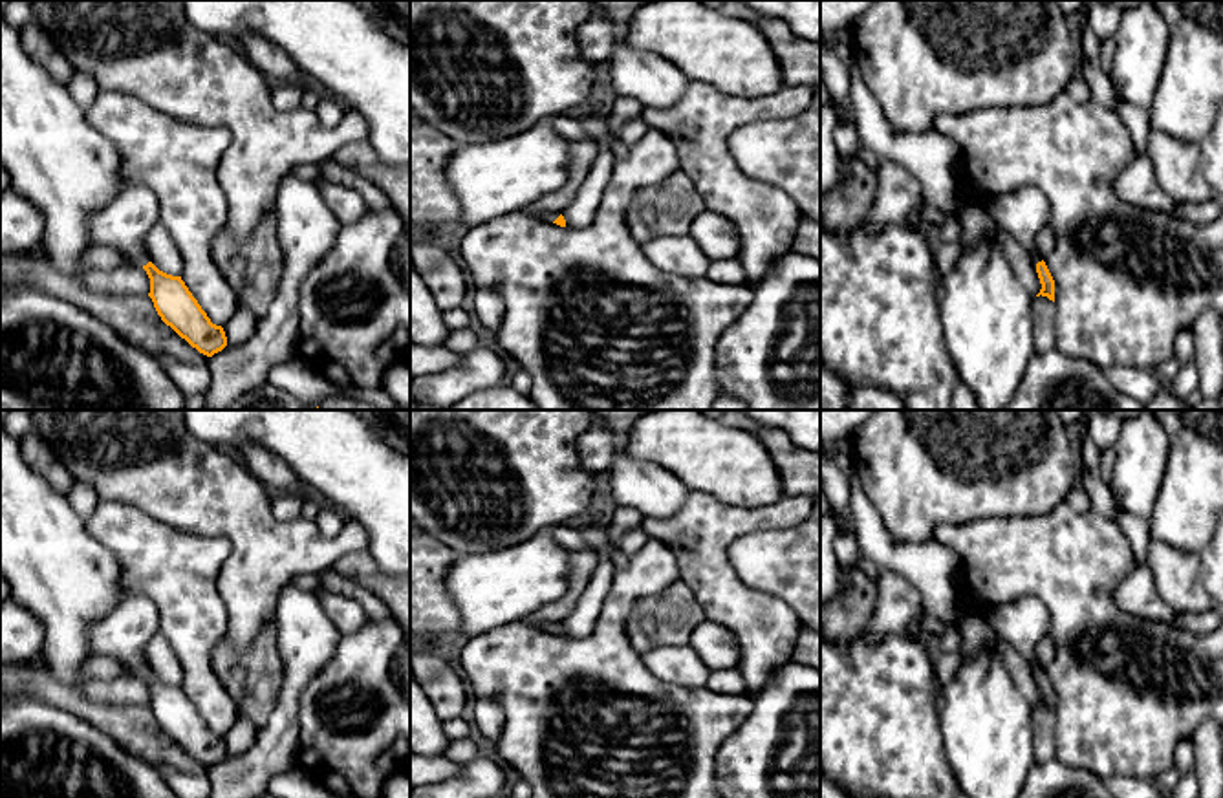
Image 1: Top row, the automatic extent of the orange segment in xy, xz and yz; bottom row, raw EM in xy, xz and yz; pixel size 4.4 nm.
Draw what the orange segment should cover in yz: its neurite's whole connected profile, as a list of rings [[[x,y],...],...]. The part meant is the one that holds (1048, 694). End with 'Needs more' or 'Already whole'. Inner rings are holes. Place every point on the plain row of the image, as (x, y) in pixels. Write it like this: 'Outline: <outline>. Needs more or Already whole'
Outline: [[[1020,598],[996,606],[985,613],[1000,637],[1007,639],[1027,661],[1042,694],[1036,706],[1047,706],[1055,712],[1055,690],[1045,675],[1034,664],[1034,648],[1040,639],[1049,635],[1049,613],[1038,598]]]. Needs more

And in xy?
Outline: [[[126,597],[92,626],[90,646],[95,655],[108,655],[143,677],[161,730],[200,763],[212,767],[227,756],[223,738],[211,732],[181,686],[159,681],[146,664],[145,646],[157,633],[157,608],[146,597]]]. Needs more

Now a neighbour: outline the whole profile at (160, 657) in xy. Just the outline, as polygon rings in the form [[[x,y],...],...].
[[[154,635],[145,646],[145,659],[150,672],[163,683],[181,686],[183,668],[163,635]]]

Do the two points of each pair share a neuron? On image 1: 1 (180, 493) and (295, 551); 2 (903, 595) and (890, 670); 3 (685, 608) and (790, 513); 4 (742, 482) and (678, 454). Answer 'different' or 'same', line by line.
1: same
2: different
3: different
4: same

